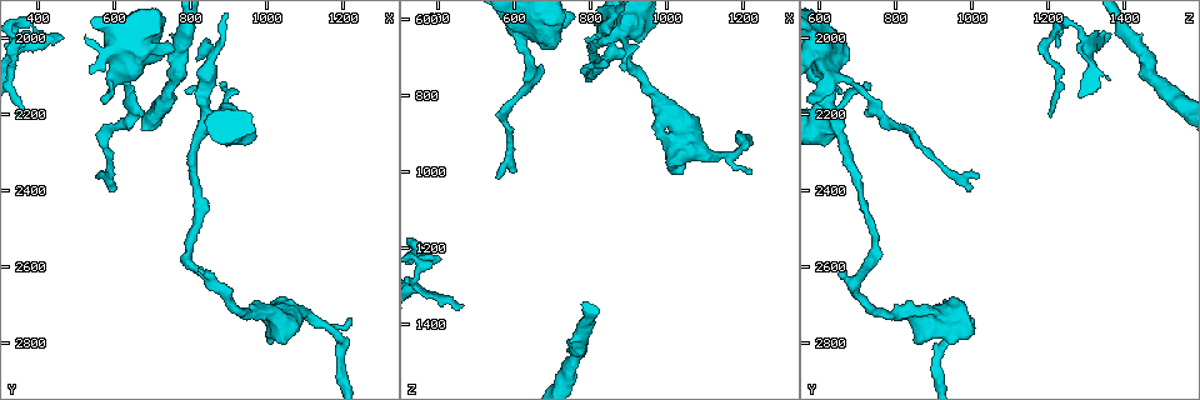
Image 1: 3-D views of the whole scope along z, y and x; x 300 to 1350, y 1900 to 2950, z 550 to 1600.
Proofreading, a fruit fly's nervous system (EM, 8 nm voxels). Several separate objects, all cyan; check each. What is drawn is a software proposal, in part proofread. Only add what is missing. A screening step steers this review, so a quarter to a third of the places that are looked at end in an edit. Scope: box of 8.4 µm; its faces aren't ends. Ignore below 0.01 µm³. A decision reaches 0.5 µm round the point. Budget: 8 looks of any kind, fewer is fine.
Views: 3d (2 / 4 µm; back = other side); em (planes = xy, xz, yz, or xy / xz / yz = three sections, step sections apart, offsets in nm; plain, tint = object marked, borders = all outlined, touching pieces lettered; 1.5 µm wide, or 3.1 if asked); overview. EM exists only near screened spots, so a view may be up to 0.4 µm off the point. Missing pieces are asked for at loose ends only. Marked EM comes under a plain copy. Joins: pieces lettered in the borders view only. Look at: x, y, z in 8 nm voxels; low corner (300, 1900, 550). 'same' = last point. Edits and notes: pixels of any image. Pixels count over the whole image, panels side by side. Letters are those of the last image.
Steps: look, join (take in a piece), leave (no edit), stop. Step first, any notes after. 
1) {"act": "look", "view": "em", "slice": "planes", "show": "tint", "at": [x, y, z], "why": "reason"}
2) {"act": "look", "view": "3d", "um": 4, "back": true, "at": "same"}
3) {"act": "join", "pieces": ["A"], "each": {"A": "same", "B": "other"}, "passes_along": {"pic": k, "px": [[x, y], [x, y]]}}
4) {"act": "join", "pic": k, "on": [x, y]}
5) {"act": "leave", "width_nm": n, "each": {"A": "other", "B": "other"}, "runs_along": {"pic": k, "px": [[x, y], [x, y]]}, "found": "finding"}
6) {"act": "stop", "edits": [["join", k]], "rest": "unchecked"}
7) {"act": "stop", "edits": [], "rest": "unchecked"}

{"act": "look", "view": "em", "slice": "yz", "step": 4, "show": "borders", "at": [550, 2360, 1015]}

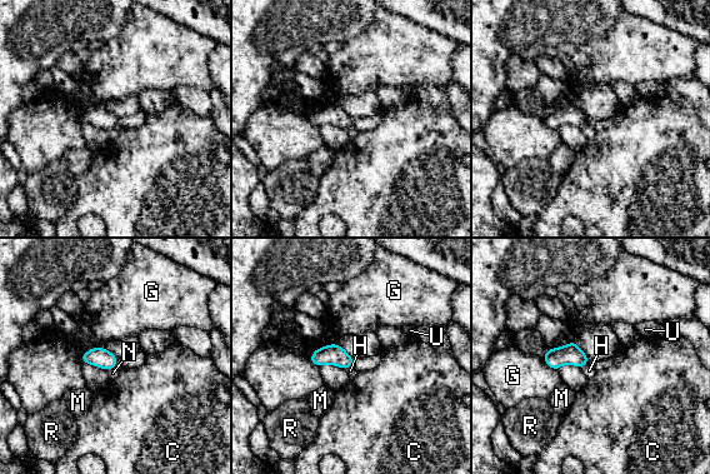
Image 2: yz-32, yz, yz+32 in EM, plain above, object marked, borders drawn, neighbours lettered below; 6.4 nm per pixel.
{"act": "leave", "each": {"C": "other", "G": "other", "H": "other", "M": "other", "N": "other", "R": "other", "U": "other"}, "border": {"pic": 2, "px": [[336, 343], [319, 347], [310, 362]]}, "found": "none of them fits"}

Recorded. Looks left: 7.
{"act": "look", "view": "em", "slice": "xz", "step": 4, "show": "tint", "at": [460, 2000, 1350], "why": "free end"}

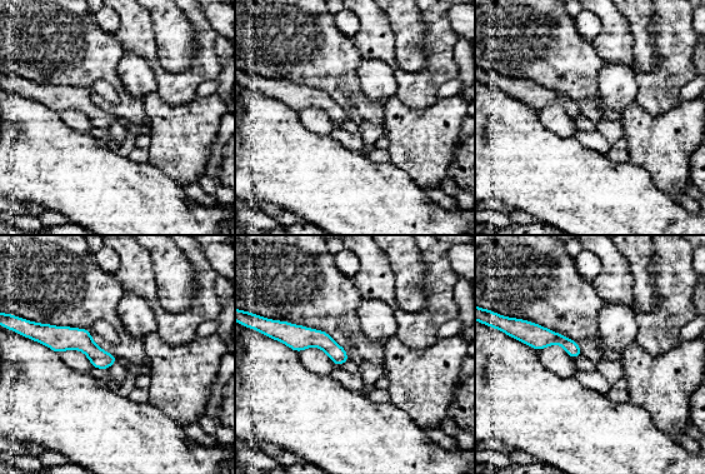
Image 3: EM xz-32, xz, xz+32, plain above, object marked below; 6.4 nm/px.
{"act": "look", "view": "em", "slice": "xz", "step": 4, "show": "borders", "at": "same", "why": "what lies round it"}

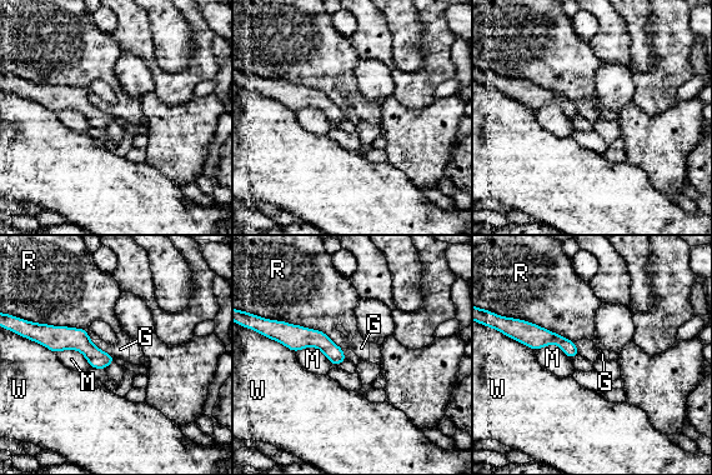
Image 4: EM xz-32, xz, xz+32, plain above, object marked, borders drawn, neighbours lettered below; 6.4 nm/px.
{"act": "leave", "each": {"G": "other", "M": "other", "R": "other", "W": "other"}, "runs_along": {"pic": 4, "px": [[40, 336], [78, 339], [111, 359]]}, "found": "no lettered piece goes on from it"}

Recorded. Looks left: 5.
{"act": "look", "view": "em", "slice": "xy", "step": 8, "show": "tint", "at": [1220, 2735, 1000], "why": "thin end"}

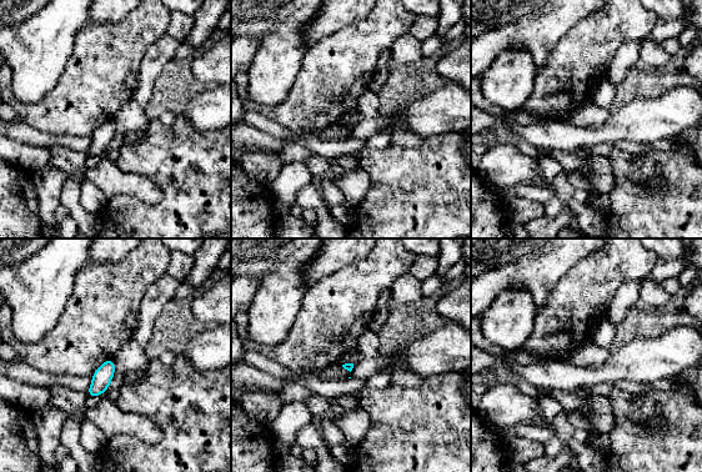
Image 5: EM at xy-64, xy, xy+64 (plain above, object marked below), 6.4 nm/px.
{"act": "look", "view": "em", "slice": "planes", "show": "borders", "at": "same", "why": "another direction"}

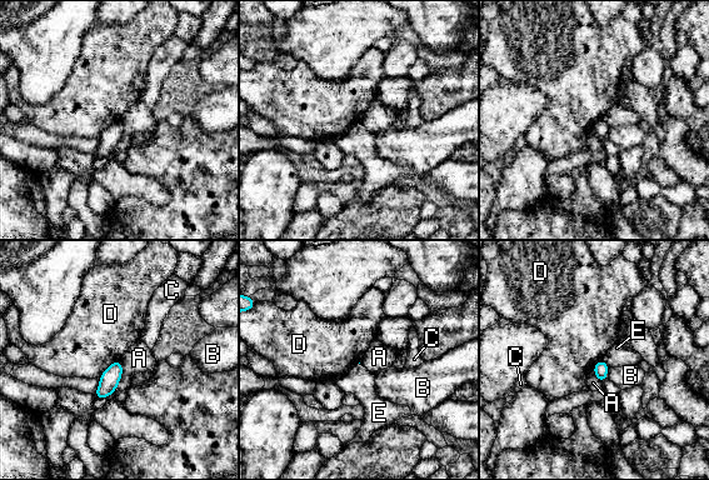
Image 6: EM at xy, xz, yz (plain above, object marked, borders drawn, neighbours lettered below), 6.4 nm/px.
{"act": "leave", "each": {"A": "other", "B": "other", "C": "other", "D": "other", "E": "other"}, "found": "no lettered piece goes on from it"}

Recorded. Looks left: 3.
{"act": "stop", "edits": [], "rest": "unchecked"}

